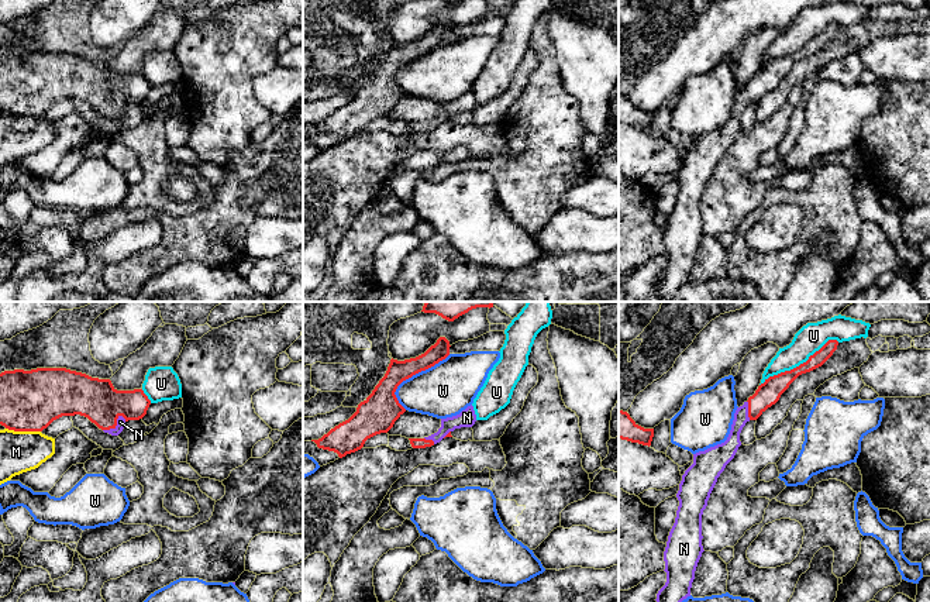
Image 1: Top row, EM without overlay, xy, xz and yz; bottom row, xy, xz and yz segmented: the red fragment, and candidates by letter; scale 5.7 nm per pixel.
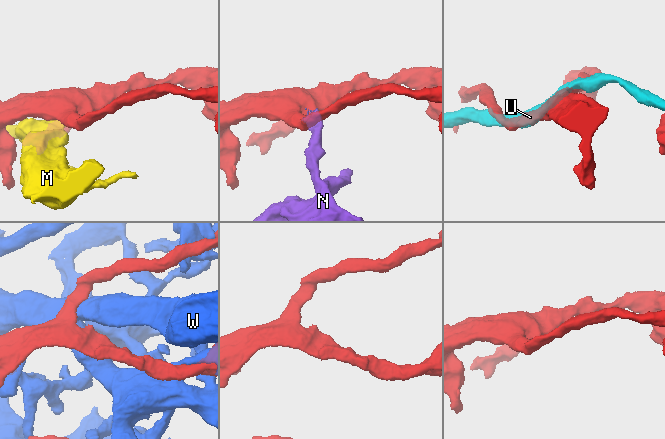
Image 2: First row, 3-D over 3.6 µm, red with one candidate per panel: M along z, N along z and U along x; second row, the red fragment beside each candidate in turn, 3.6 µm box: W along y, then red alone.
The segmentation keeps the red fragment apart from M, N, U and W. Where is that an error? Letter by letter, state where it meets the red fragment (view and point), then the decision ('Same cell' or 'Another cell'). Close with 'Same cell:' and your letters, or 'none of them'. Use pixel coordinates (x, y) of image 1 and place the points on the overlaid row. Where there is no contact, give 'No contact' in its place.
M: Touches red at xy (23, 430). Another cell
N: Touches red at xy (116, 425). Same cell
U: Touches red at yz (801, 364). Another cell
W: Touches red at xz (412, 375). Another cell
Same cell: N

